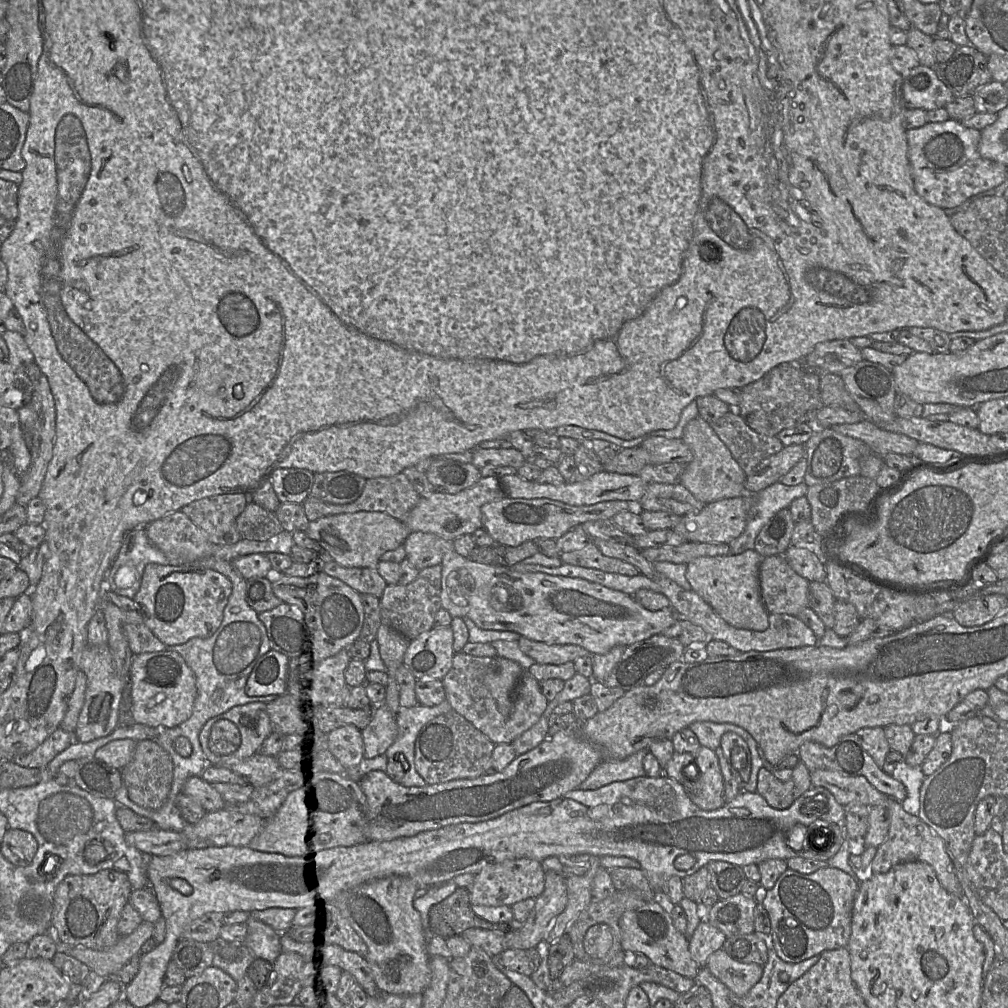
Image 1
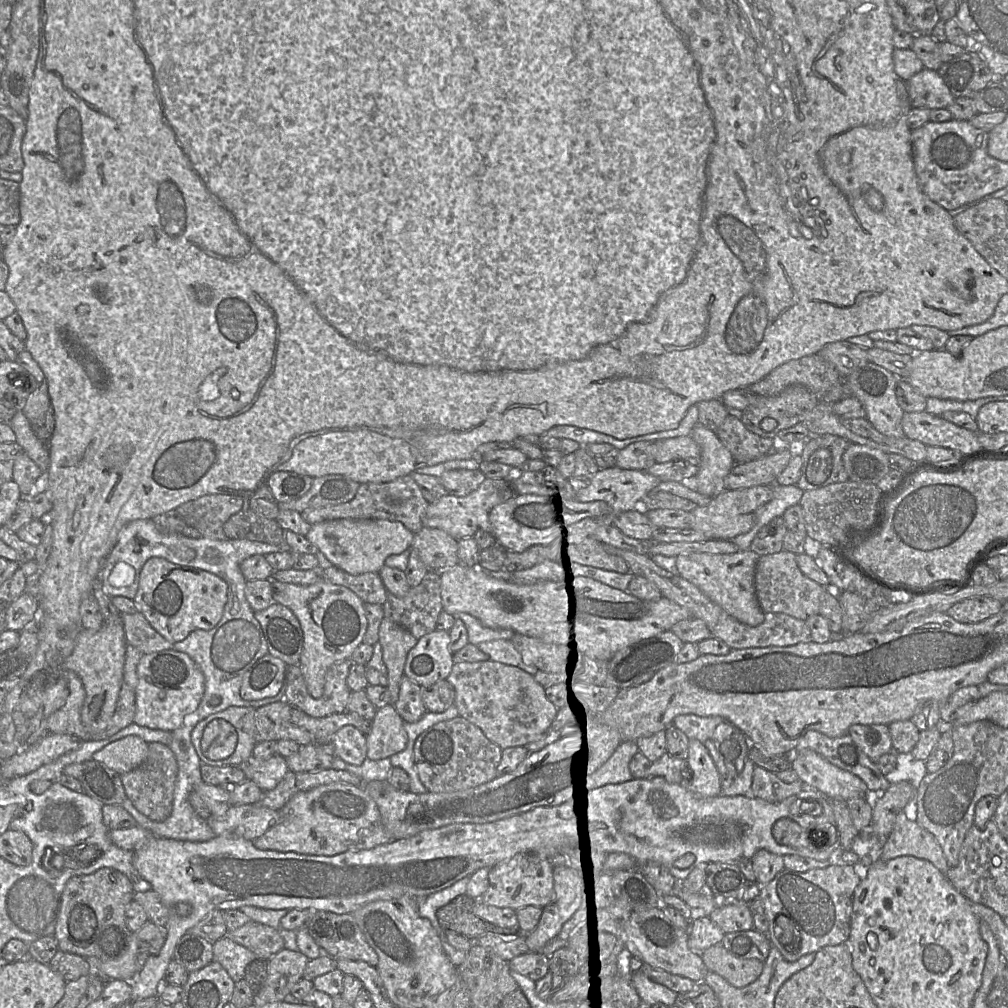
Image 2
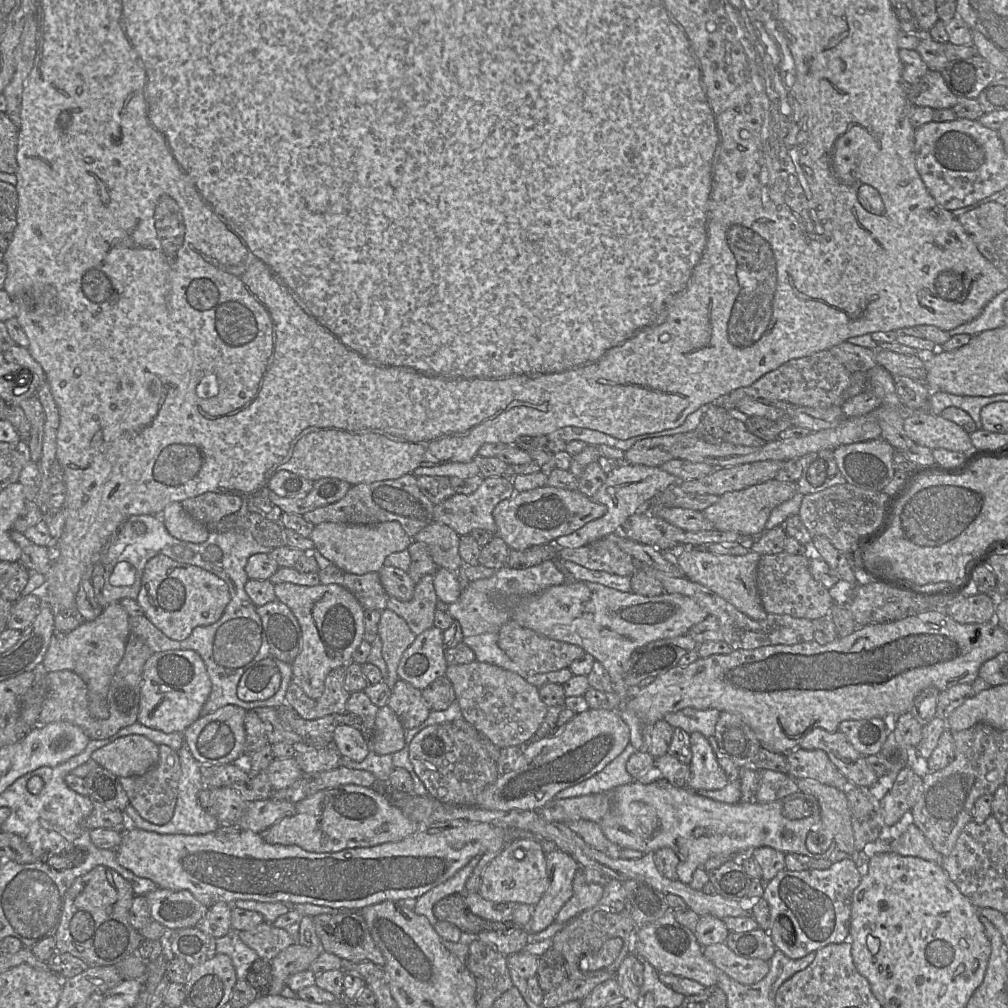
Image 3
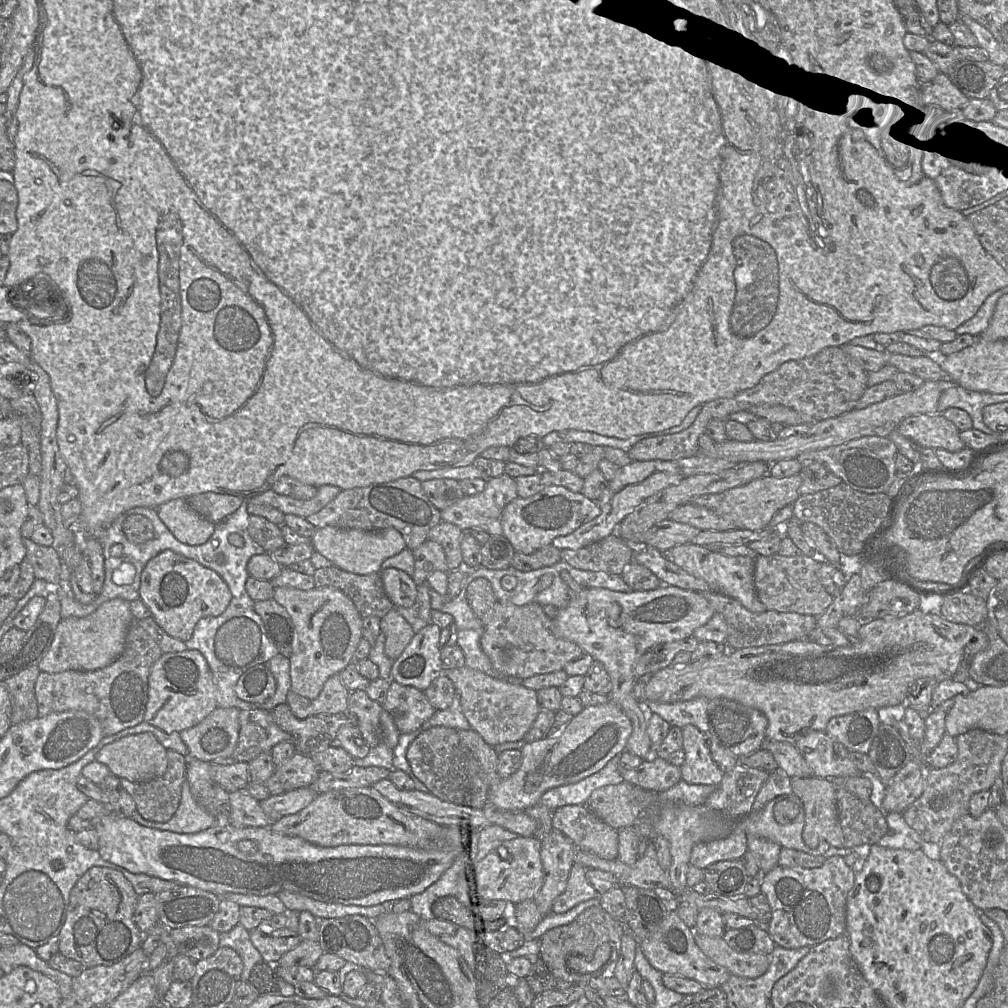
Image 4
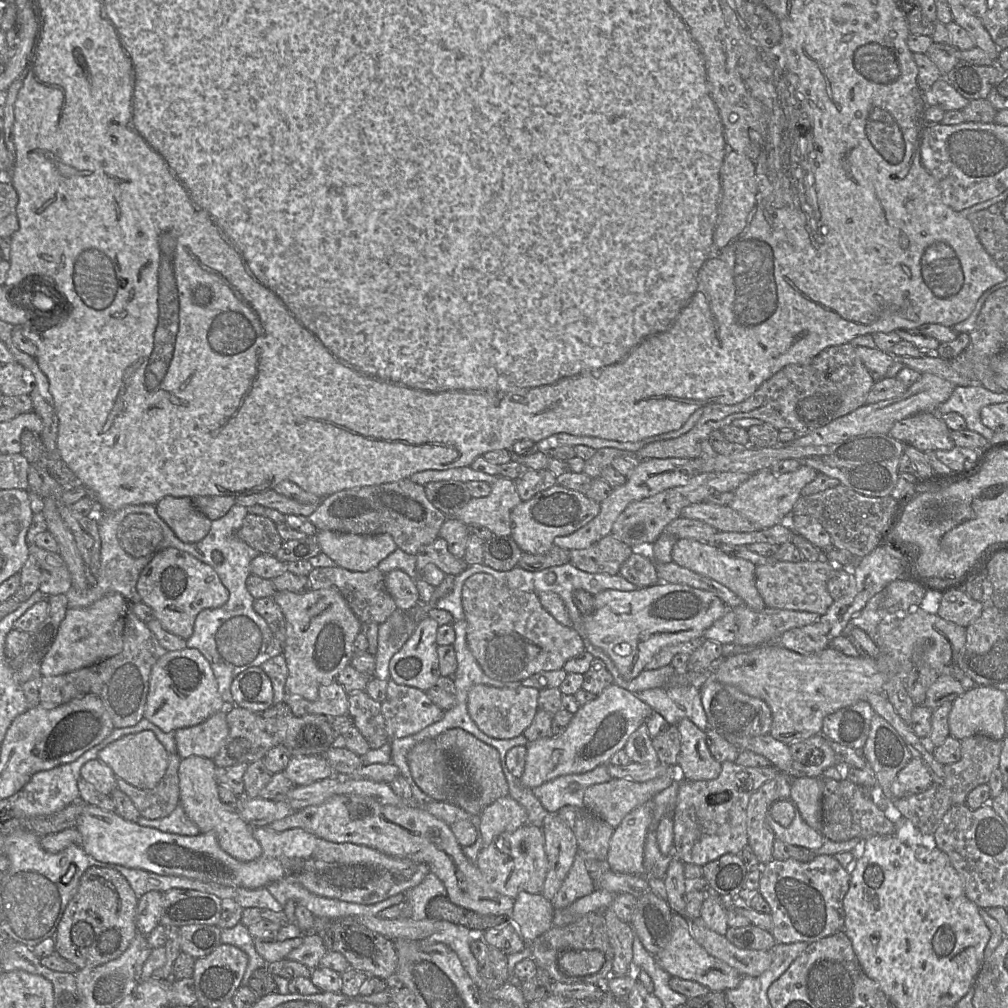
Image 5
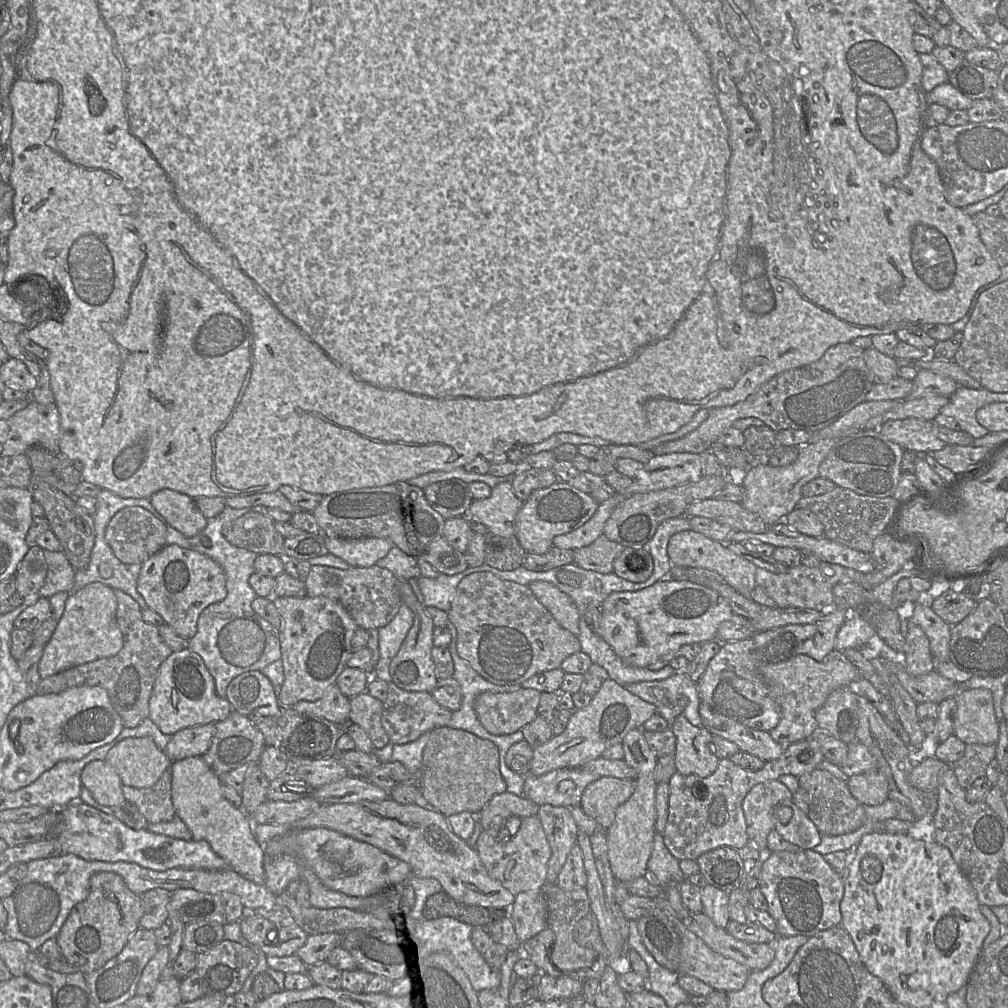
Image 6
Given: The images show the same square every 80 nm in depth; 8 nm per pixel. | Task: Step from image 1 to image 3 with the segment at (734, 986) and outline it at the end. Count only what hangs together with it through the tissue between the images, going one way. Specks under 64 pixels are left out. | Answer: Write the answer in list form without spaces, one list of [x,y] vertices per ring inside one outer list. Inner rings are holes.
[[[724,942],[703,947],[704,956],[733,980],[750,985],[761,981],[769,972],[769,961],[735,954]]]

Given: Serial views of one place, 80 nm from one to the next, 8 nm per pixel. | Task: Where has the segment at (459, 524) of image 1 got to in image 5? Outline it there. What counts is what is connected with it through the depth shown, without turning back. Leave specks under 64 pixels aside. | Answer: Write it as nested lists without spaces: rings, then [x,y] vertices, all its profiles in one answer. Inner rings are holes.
[[[499,476],[486,497],[471,498],[455,514],[465,525],[479,525],[496,536],[511,535],[511,511],[522,501],[515,480]]]

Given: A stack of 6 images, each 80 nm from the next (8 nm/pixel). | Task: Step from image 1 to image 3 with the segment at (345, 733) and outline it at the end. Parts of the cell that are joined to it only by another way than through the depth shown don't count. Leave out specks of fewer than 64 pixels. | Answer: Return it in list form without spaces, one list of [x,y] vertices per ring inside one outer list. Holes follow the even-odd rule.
[[[351,726],[336,727],[333,742],[336,750],[344,759],[355,762],[363,761],[370,752],[369,739],[363,732]]]

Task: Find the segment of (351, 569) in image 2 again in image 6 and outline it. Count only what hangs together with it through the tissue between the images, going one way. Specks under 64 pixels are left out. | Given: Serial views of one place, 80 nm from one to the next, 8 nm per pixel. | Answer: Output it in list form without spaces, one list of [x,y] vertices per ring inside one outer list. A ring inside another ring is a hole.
[[[325,538],[325,546],[351,567],[370,567],[385,557],[394,544],[386,538]]]

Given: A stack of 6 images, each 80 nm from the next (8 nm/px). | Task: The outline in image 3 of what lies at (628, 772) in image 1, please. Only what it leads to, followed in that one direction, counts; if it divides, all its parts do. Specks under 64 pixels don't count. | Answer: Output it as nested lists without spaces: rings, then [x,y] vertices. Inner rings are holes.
[[[630,743],[623,752],[594,776],[556,794],[555,799],[567,799],[590,794],[610,792],[614,788],[633,782],[635,779],[627,772],[626,764],[637,750]]]

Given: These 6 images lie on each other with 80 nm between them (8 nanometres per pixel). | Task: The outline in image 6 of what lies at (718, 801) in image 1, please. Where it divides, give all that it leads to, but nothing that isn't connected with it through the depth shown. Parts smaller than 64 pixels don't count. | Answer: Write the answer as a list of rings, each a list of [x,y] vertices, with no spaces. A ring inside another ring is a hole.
[[[684,716],[677,717],[670,729],[676,737],[676,771],[701,778],[711,776],[719,764],[711,744],[712,734],[704,727],[692,725]]]

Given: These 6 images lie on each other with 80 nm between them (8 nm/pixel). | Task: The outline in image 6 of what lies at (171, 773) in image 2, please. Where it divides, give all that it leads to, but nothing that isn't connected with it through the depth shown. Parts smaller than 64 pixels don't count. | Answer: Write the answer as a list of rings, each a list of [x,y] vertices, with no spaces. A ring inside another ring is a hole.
[[[170,767],[158,782],[149,788],[122,786],[126,801],[136,805],[148,824],[168,822],[176,815],[171,796],[172,775]]]

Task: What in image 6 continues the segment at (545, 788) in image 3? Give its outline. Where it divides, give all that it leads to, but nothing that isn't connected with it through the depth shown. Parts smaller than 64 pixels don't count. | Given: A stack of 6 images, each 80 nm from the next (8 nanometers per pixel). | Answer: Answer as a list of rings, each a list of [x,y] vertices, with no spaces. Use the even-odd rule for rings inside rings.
[[[609,678],[593,696],[588,706],[573,712],[566,730],[561,735],[534,748],[529,774],[541,776],[558,769],[581,768],[587,762],[602,757],[613,745],[621,744],[629,731],[642,729],[643,724],[656,714],[658,714],[657,707]]]

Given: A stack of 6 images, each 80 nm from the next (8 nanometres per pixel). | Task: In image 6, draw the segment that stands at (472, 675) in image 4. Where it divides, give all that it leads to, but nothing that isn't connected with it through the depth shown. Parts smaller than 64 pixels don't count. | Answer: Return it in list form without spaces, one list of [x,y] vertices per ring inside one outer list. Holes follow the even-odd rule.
[[[525,688],[511,693],[483,692],[474,701],[474,711],[489,733],[513,734],[538,716],[541,694]]]

